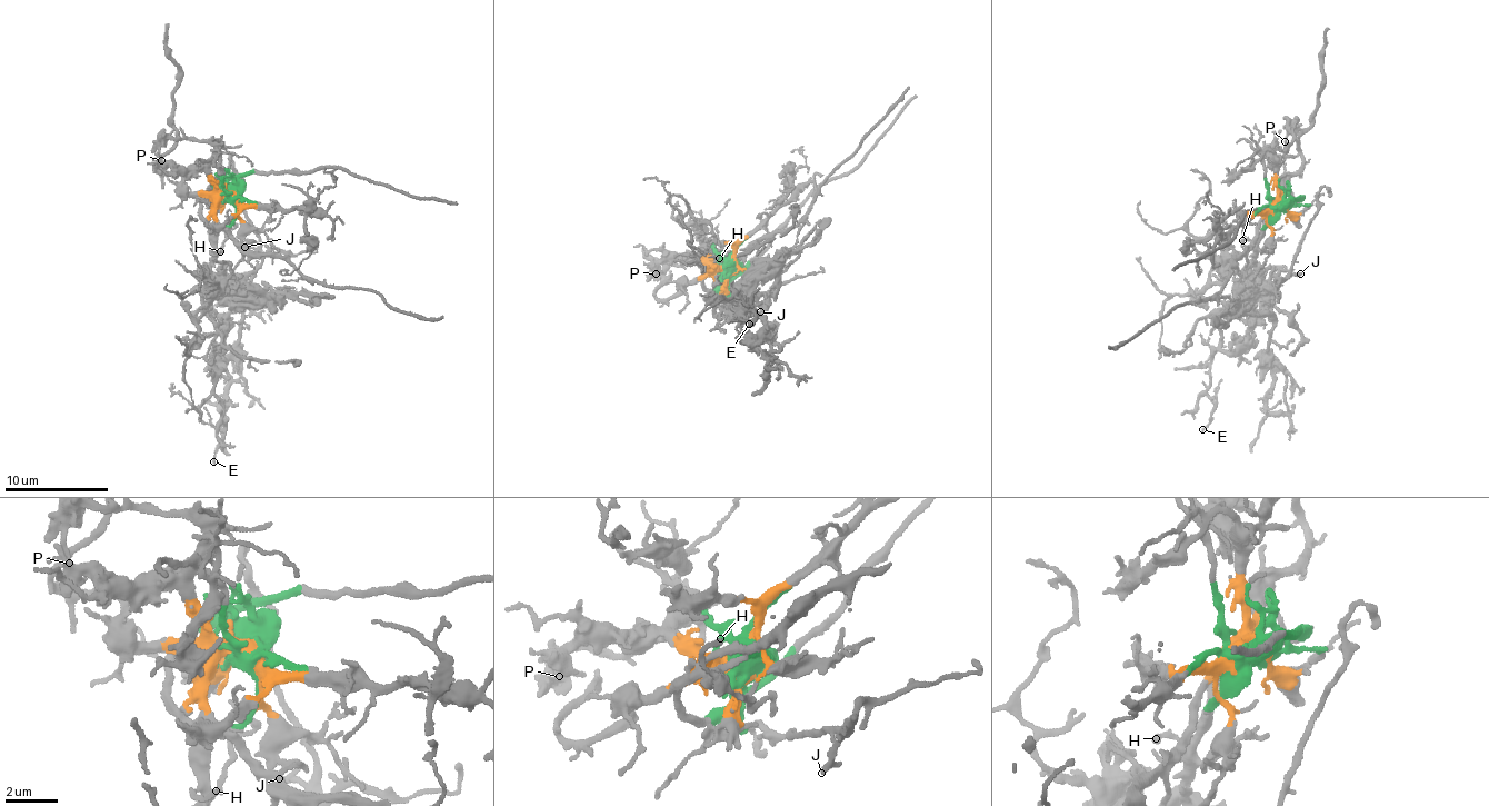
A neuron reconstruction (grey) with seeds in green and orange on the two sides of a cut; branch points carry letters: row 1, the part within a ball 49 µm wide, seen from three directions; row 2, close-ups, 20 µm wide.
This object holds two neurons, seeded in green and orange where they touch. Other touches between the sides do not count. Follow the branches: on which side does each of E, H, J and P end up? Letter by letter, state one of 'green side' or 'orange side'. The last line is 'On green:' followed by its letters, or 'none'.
E: green side
H: green side
J: green side
P: orange side
On green: E, H, J

